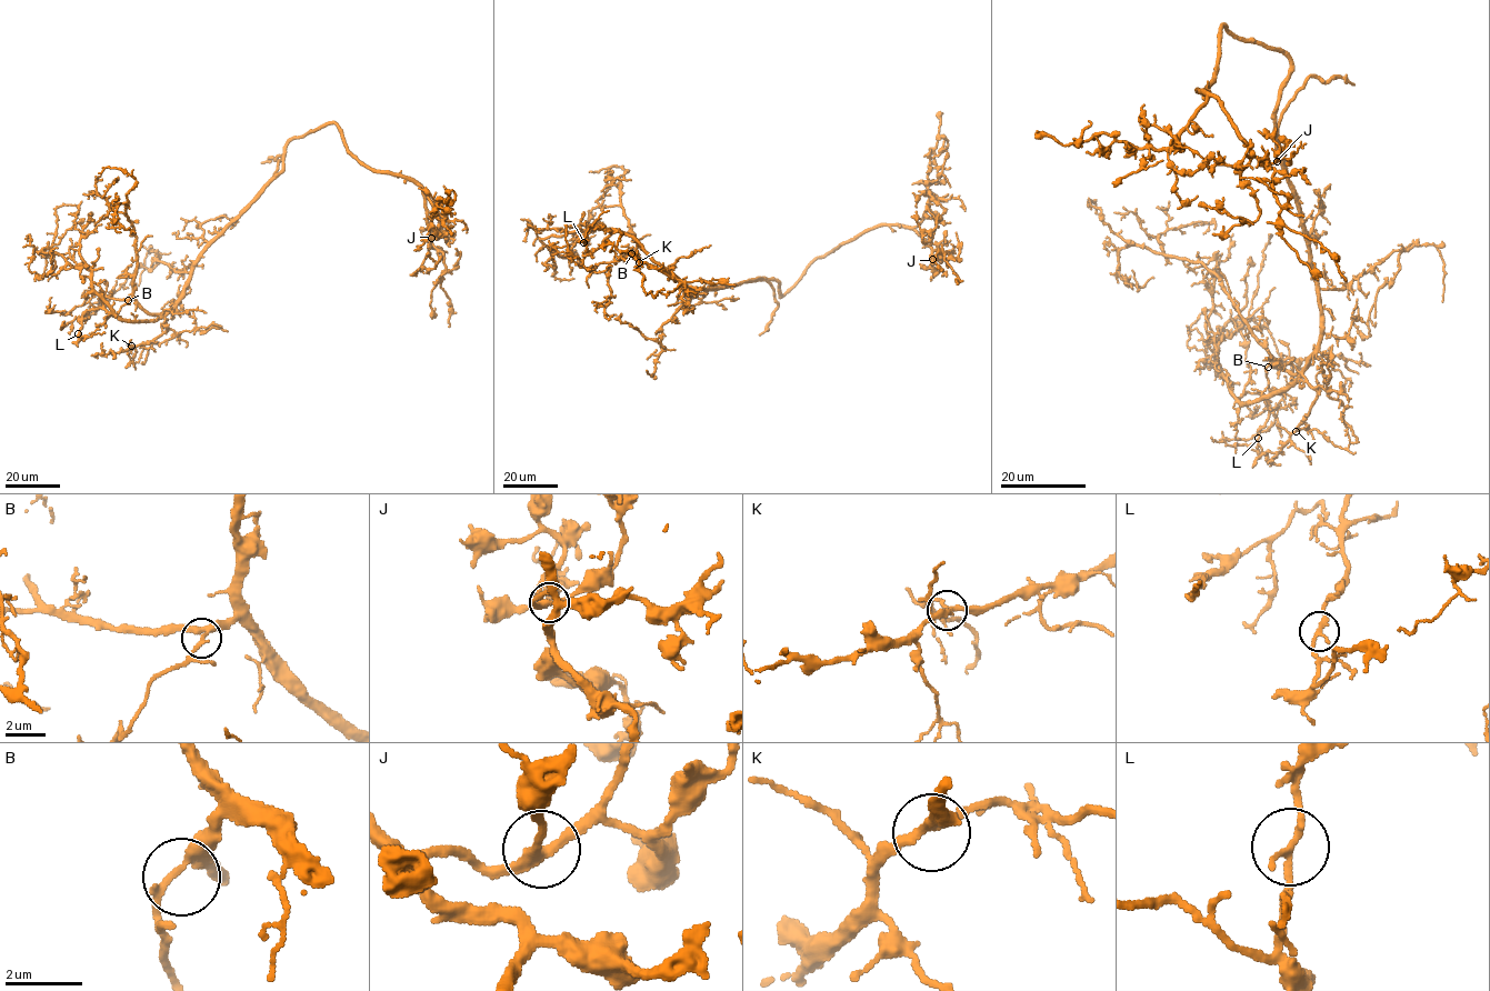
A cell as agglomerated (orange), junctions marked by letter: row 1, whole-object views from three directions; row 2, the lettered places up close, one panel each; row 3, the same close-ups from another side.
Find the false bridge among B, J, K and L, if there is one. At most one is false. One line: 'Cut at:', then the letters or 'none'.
Cut at: none

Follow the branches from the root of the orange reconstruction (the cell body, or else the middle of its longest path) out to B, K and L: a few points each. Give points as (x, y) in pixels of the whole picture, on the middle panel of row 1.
B: (754, 281), (748, 279), (696, 290), (631, 253)
K: (754, 281), (748, 279), (696, 290), (683, 284), (670, 270), (671, 277), (639, 262)
L: (754, 281), (748, 279), (696, 290), (681, 284), (630, 236), (612, 232), (592, 252), (586, 252), (583, 242)

